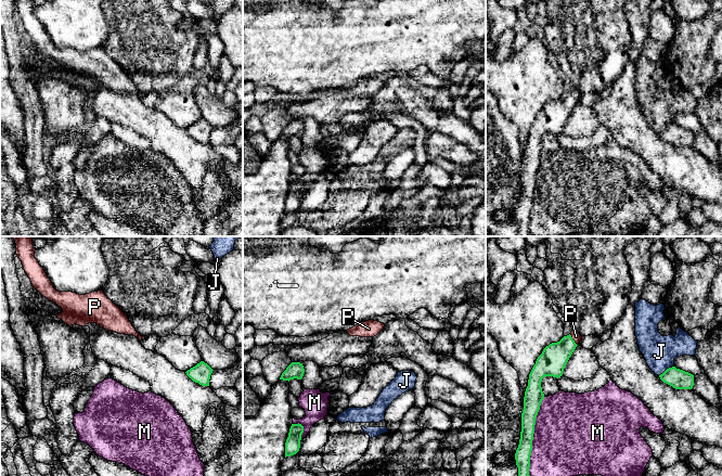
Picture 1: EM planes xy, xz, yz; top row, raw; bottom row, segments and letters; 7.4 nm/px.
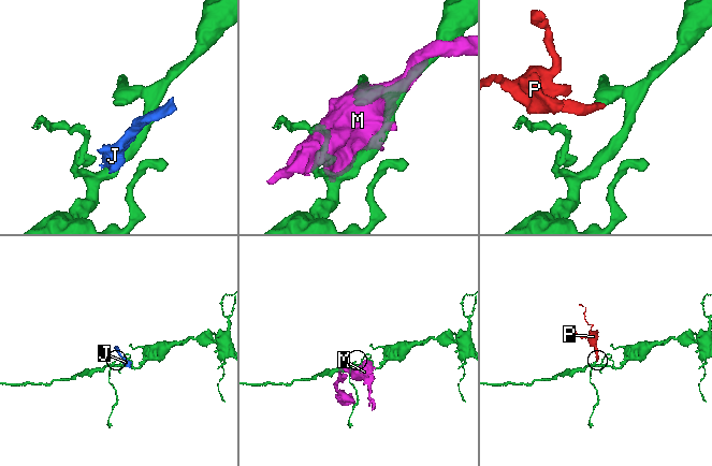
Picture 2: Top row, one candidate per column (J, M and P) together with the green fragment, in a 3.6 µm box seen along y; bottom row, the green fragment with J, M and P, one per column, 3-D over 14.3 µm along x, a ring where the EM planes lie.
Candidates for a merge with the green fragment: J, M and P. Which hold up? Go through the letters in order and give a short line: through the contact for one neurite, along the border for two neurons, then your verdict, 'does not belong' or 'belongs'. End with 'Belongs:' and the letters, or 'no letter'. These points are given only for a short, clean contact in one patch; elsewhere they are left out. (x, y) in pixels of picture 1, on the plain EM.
J: does not belong
M: does not belong
P: line yz (552, 118), (572, 97), (576, 93); belongs
Belongs: P

